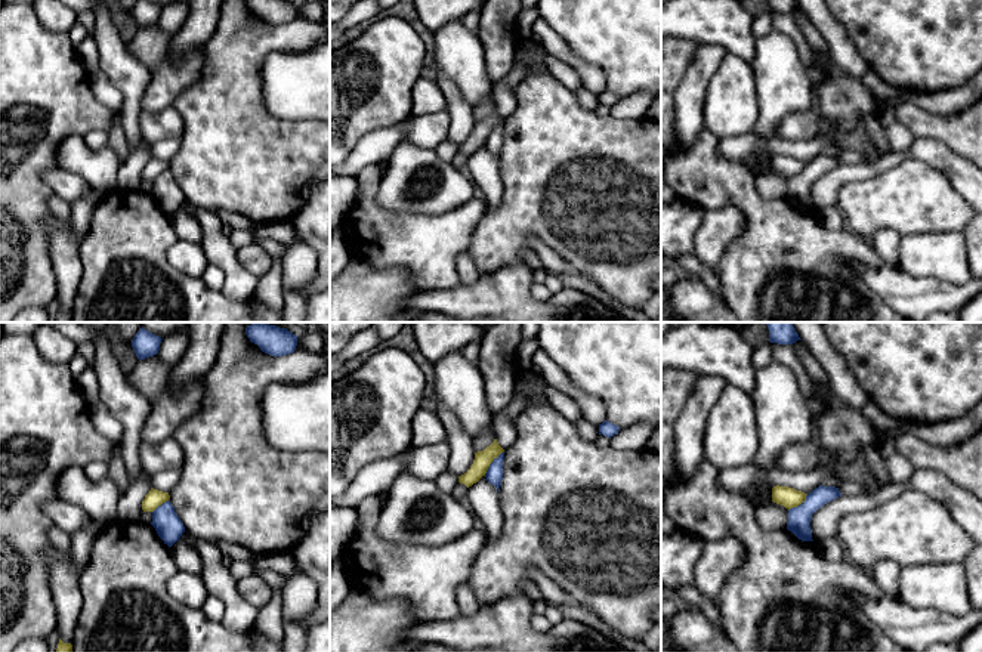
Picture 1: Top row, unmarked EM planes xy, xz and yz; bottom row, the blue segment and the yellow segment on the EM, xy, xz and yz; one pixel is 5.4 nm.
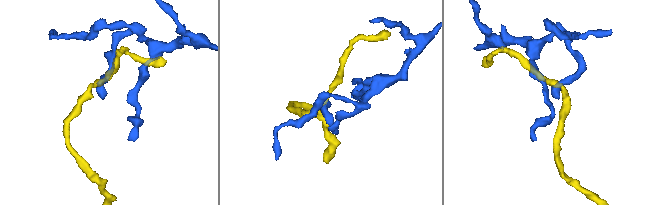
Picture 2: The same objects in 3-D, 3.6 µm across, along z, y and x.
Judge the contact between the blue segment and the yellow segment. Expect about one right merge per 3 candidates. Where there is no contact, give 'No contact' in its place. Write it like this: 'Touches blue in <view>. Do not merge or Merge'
Touches blue in xz. Do not merge

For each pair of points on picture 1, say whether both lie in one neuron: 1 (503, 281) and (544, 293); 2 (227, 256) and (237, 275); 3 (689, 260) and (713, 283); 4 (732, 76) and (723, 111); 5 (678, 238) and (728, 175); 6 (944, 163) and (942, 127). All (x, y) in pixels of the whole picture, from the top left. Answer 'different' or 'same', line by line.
1: different
2: same
3: same
4: same
5: different
6: different

